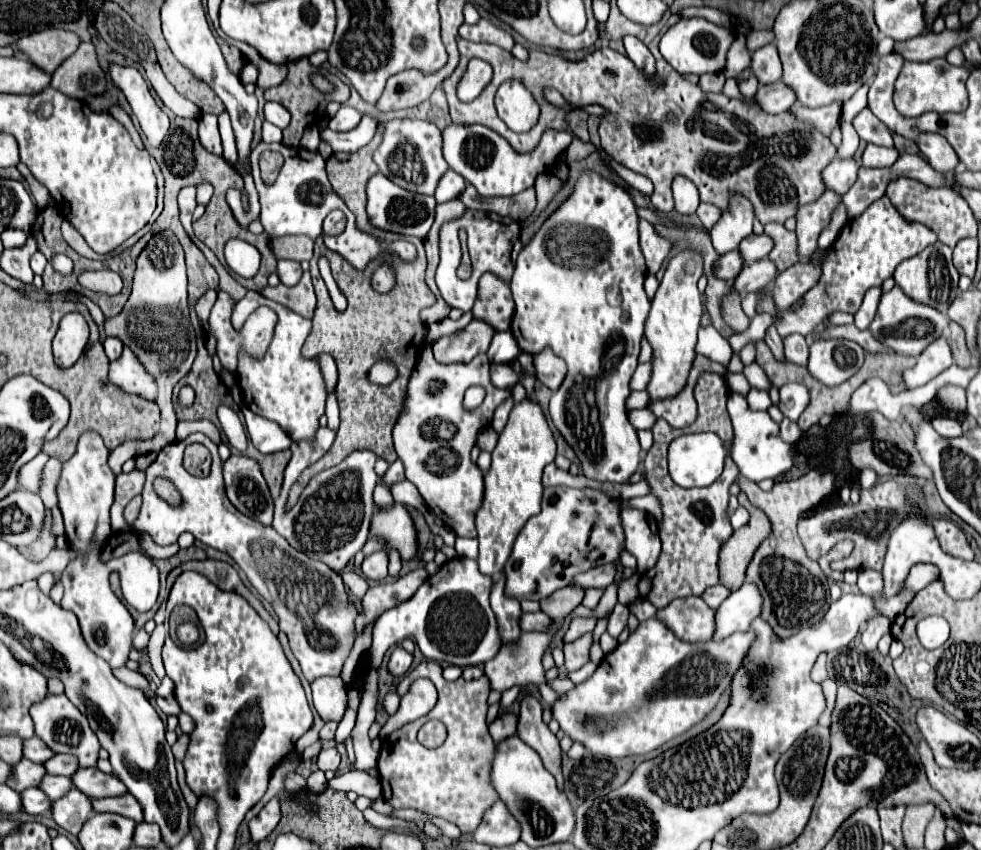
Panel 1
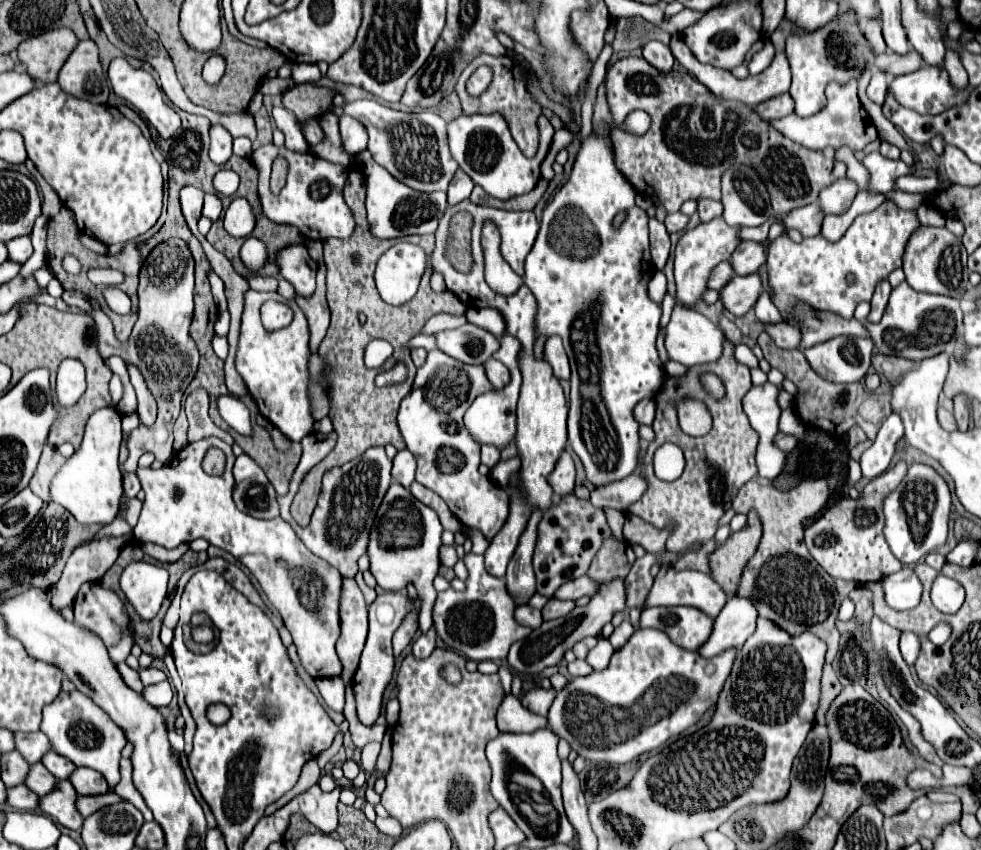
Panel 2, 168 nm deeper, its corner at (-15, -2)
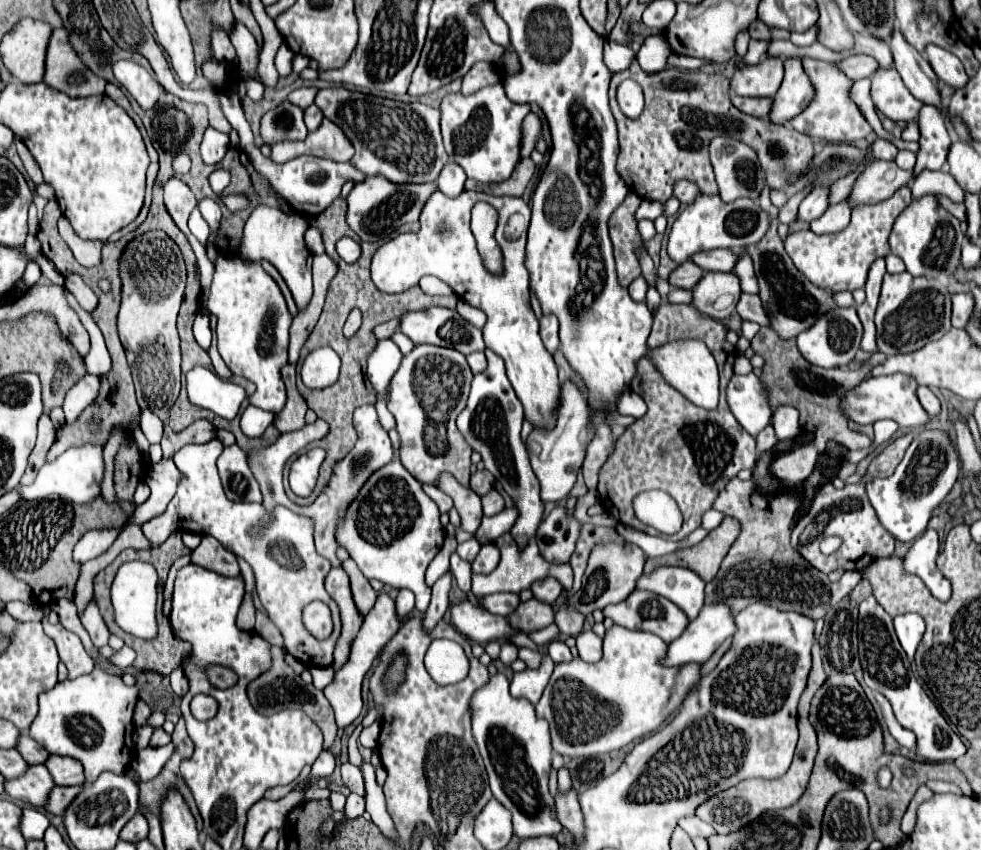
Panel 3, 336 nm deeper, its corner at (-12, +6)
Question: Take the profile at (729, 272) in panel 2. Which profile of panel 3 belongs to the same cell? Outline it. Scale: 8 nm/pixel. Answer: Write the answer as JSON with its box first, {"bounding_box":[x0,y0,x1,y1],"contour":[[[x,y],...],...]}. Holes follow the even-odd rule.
{"bounding_box":[669,261,705,289],"contour":[[[691,261],[681,263],[671,275],[669,275],[669,285],[679,287],[679,289],[693,289],[693,285],[699,281],[699,277],[703,277],[705,271],[701,271],[701,267],[693,265]]]}

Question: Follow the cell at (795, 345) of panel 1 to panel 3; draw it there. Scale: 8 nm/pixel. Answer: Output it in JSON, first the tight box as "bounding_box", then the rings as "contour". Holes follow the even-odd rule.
{"bounding_box":[737,293,769,325],"contour":[[[741,293],[739,301],[737,301],[737,313],[741,315],[741,319],[747,319],[747,321],[755,321],[759,325],[769,325],[769,319],[767,319],[767,313],[761,305],[761,299],[757,295],[749,295],[749,293]]]}

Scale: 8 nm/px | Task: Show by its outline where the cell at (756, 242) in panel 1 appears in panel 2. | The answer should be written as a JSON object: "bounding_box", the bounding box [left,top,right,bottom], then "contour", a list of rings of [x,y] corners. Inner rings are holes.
{"bounding_box":[730,241,768,275],"contour":[[[742,241],[736,247],[736,253],[730,257],[730,261],[732,267],[736,269],[736,275],[750,275],[760,271],[760,265],[764,265],[766,257],[768,257],[768,249],[764,243]]]}

